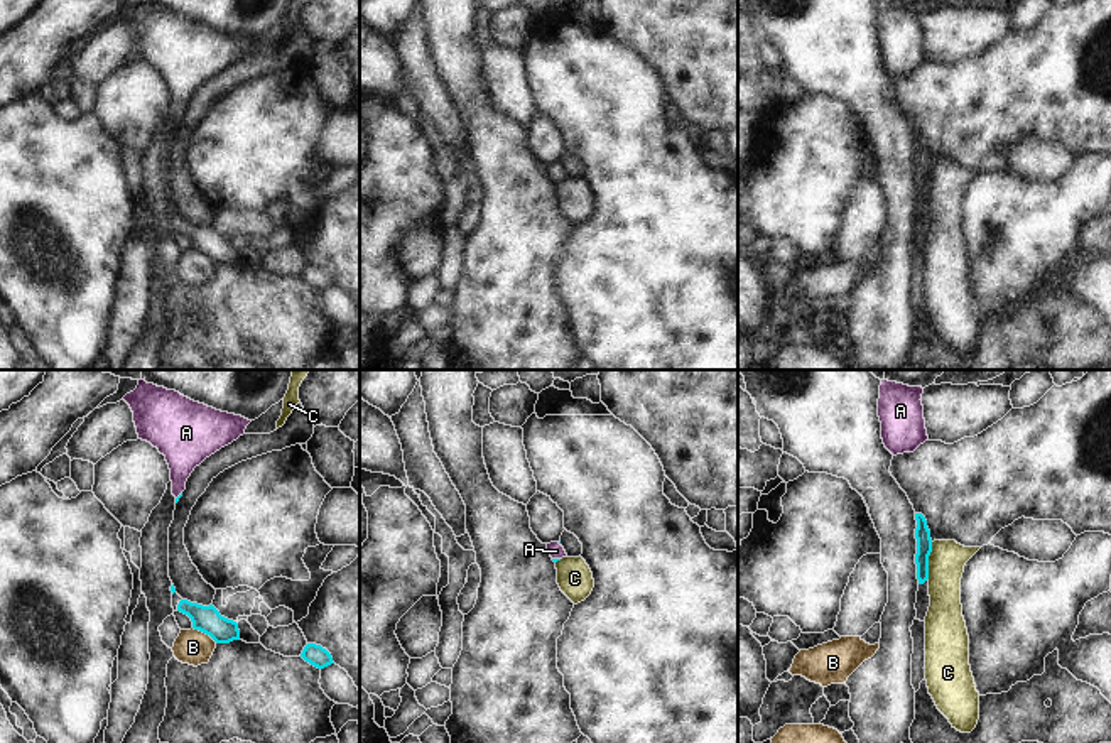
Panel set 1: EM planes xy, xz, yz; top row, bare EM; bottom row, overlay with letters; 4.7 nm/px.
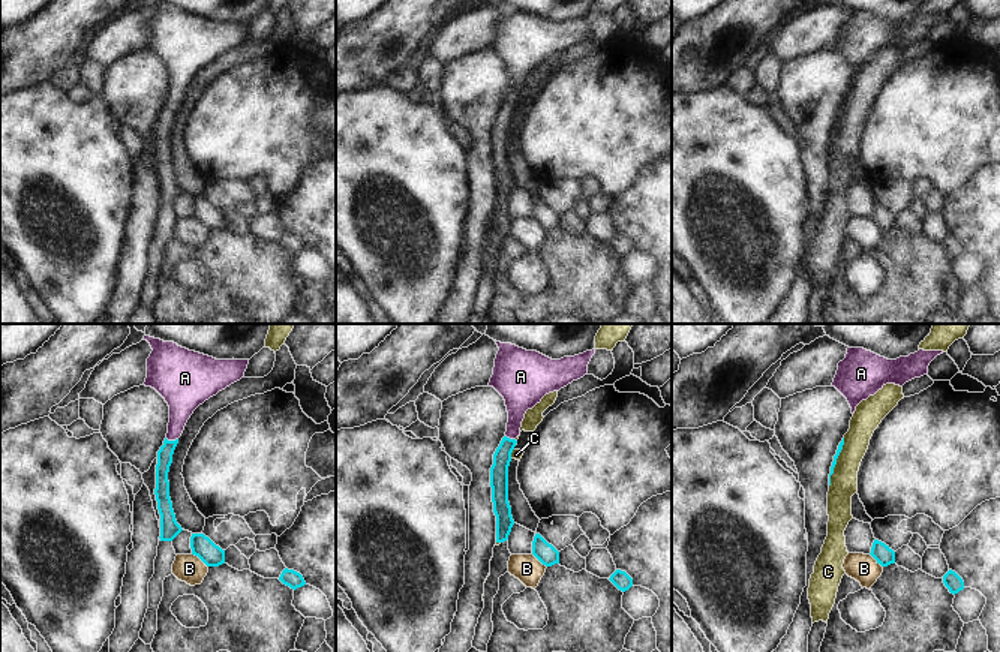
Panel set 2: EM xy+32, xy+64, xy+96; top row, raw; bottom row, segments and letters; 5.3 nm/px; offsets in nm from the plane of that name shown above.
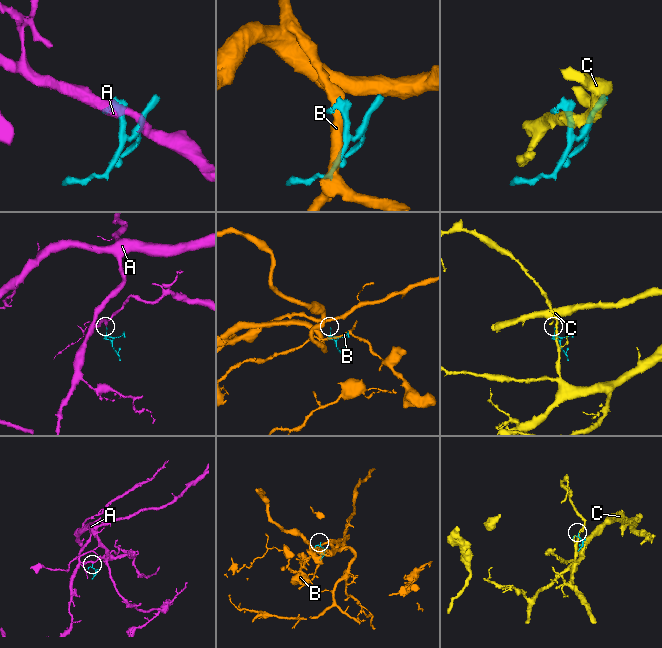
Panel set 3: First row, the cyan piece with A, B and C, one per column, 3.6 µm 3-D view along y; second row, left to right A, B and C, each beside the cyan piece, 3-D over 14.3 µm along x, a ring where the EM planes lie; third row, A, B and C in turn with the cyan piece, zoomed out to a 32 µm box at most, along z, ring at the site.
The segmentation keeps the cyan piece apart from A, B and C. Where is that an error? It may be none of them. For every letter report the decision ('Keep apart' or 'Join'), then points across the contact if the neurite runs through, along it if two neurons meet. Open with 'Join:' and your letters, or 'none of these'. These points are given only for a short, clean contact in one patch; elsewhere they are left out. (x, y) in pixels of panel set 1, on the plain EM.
Join: A
A: Join. Path across: xz (552, 181), (556, 181), (556, 173)
B: Keep apart
C: Keep apart

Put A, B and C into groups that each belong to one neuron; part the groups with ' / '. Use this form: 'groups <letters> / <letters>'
groups A / B / C

